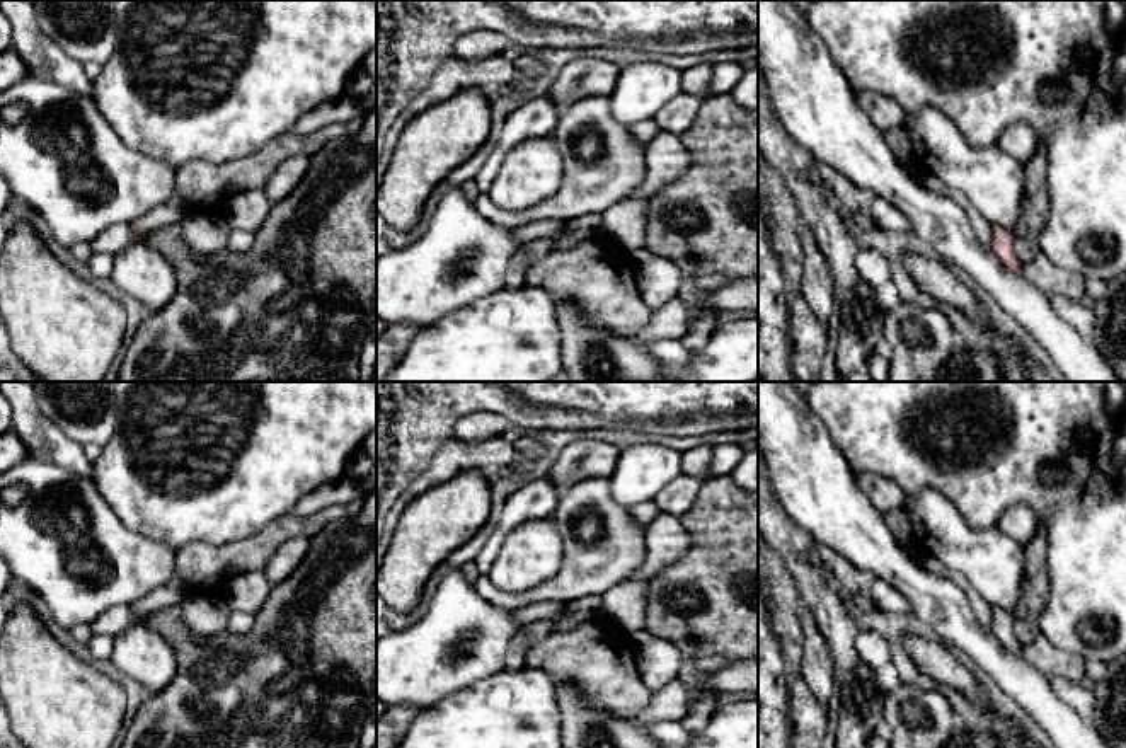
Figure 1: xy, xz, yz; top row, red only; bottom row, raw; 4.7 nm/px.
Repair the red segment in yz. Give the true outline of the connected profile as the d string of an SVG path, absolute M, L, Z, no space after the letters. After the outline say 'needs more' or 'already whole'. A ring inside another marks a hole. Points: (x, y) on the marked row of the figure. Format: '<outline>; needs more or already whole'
M993 225L991 249L998 259L1015 273L1022 274L1022 262L1014 250L1014 235L1000 225Z; already whole

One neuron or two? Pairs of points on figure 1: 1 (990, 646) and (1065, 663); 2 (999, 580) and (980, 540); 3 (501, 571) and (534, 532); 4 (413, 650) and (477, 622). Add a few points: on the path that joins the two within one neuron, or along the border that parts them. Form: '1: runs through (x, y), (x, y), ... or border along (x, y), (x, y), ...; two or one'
1: border along (1022, 655), (1050, 675); two
2: runs through (997, 569), (980, 551); one
3: runs through (511, 561), (530, 542); one
4: runs through (428, 650), (440, 650), (462, 631); one

